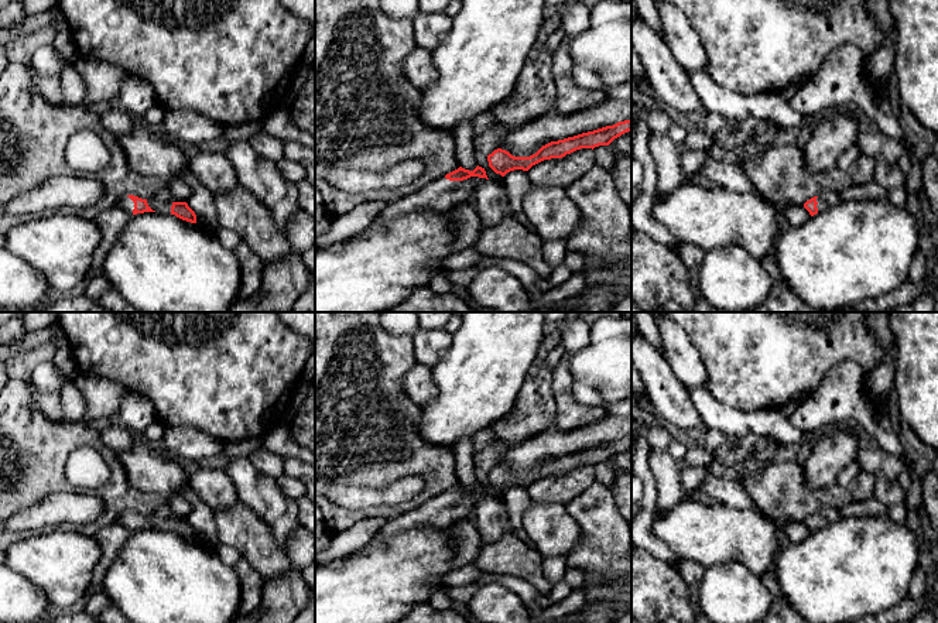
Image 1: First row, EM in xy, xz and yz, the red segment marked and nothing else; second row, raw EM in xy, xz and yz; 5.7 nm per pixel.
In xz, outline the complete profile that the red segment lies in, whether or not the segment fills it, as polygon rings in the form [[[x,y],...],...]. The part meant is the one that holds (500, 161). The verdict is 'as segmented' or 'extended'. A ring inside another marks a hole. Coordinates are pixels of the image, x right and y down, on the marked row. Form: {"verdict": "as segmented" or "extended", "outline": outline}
{"verdict": "as segmented", "outline": [[[631,120],[619,121],[613,126],[606,126],[593,131],[582,133],[558,141],[551,141],[542,146],[530,157],[514,157],[509,151],[497,148],[487,155],[489,167],[504,177],[514,170],[528,171],[533,165],[551,158],[562,158],[581,148],[595,148],[609,146],[615,138],[631,131]]]}

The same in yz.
{"verdict": "extended", "outline": [[[825,192],[819,196],[814,196],[804,203],[804,208],[809,212],[811,216],[824,212],[831,206],[838,206],[843,202],[839,194]]]}

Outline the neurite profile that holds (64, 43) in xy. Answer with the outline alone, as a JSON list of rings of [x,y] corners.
[[[68,28],[57,32],[55,40],[52,41],[52,47],[66,61],[76,62],[79,59],[73,38]]]

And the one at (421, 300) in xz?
[[[429,285],[418,287],[393,312],[486,312],[472,307],[453,292],[435,292]]]

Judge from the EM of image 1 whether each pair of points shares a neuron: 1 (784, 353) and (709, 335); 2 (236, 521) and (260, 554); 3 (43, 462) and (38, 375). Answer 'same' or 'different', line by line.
1: same
2: same
3: different

